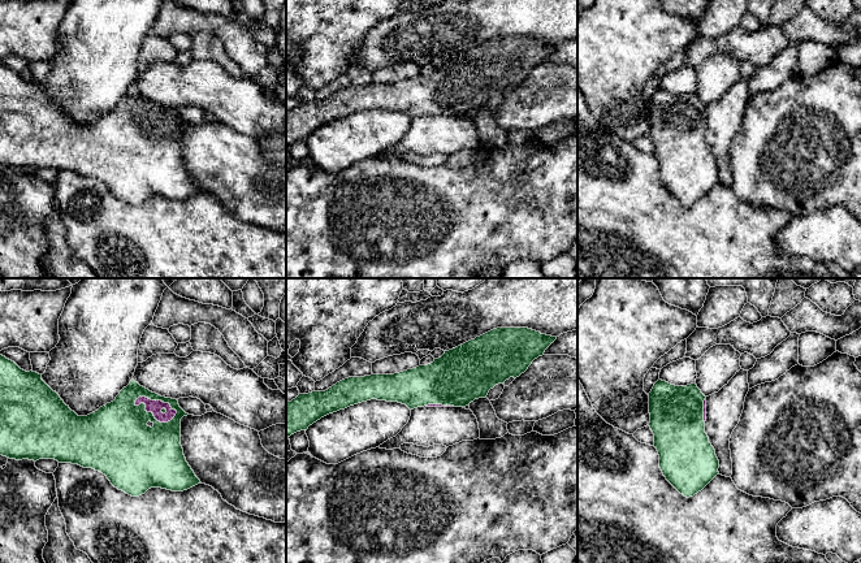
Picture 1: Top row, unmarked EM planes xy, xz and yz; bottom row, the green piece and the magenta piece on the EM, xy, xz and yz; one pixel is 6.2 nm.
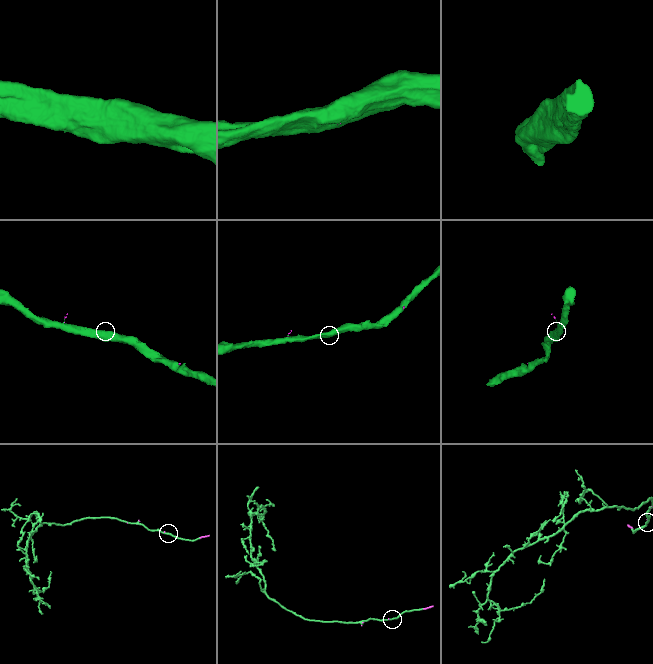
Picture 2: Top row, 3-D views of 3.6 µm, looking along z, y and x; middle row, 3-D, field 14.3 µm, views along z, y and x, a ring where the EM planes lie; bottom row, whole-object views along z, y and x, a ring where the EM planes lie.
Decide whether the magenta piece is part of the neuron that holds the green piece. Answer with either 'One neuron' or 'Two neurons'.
One neuron

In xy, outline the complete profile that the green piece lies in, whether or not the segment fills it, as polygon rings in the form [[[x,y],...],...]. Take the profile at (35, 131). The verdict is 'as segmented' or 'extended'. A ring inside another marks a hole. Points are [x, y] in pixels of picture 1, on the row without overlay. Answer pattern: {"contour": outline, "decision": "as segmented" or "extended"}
{"contour": [[[0,64],[0,164],[9,168],[55,168],[59,172],[92,177],[105,183],[114,196],[131,205],[139,205],[151,196],[183,200],[202,192],[186,170],[181,155],[181,127],[187,124],[177,108],[161,105],[131,88],[113,111],[87,125],[78,125],[42,88],[42,83],[26,81]]], "decision": "extended"}

